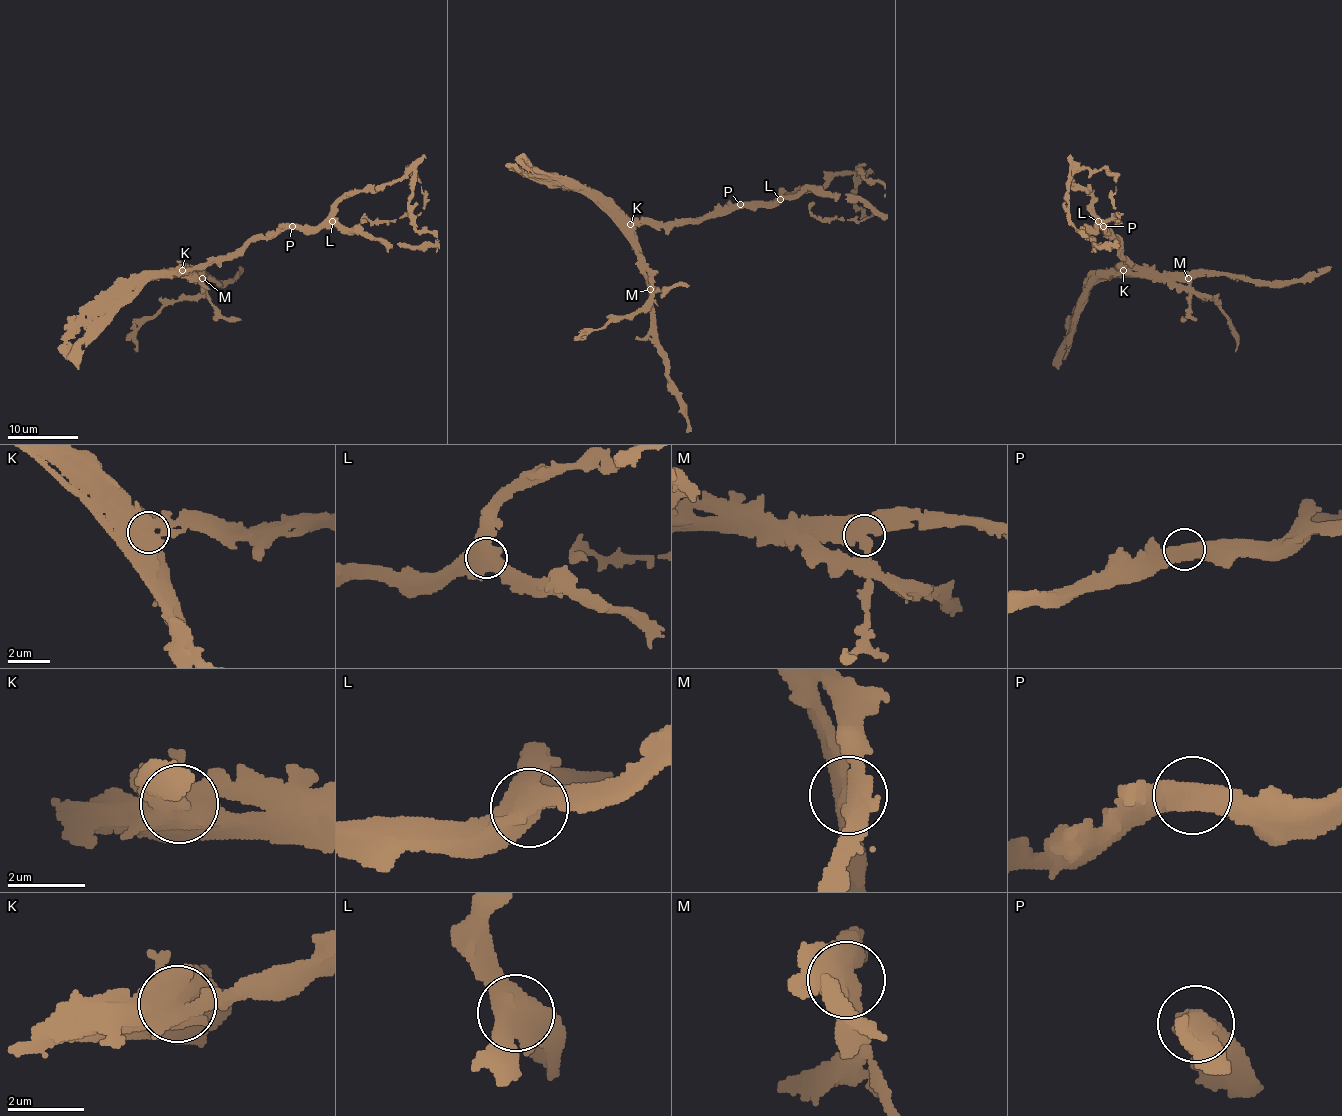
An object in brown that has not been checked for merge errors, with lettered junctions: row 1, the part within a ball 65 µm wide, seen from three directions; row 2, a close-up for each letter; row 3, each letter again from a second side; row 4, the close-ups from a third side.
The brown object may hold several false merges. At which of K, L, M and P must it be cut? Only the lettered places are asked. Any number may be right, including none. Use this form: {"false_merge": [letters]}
{"false_merge": ["K", "M"]}

